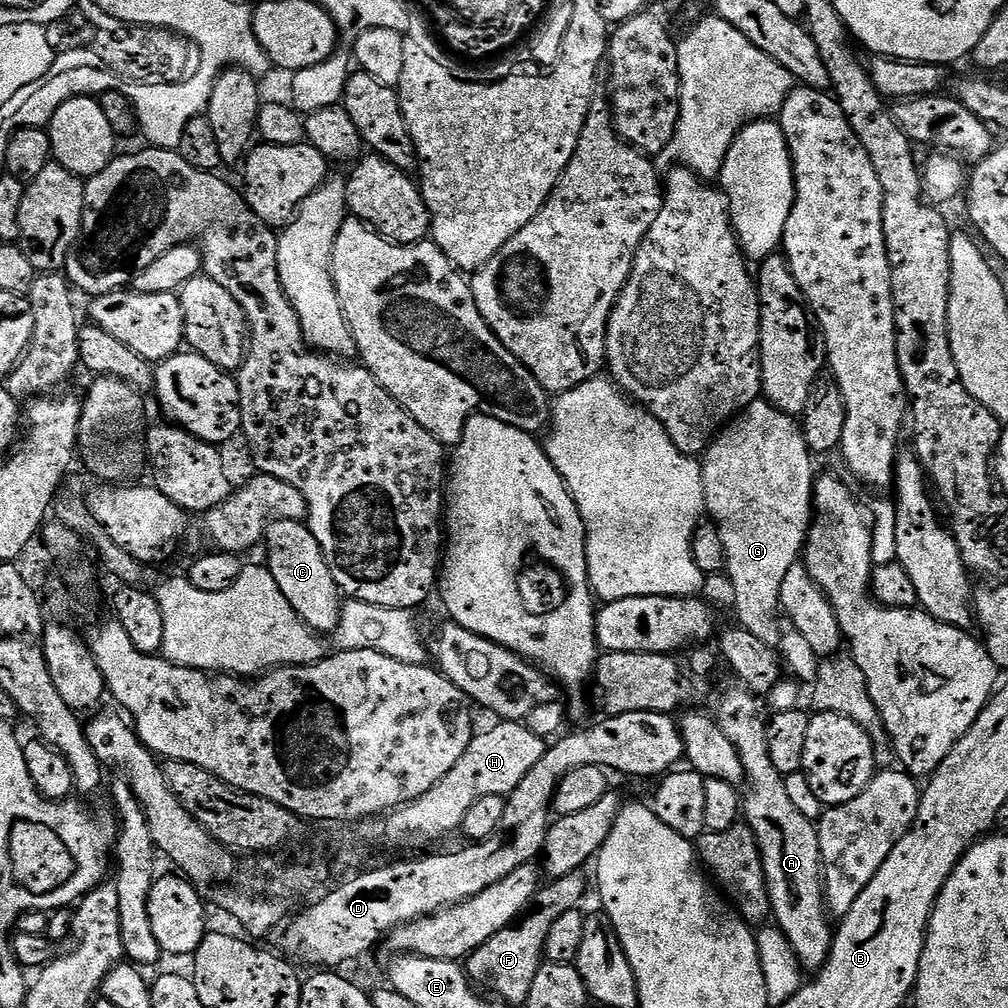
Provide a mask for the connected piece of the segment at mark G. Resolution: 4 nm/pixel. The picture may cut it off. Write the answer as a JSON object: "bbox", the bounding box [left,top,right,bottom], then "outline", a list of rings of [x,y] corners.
{"bbox":[701,398,816,649],"outline":[[[761,398],[719,433],[709,445],[701,465],[705,511],[719,530],[726,550],[724,572],[732,584],[737,623],[774,649],[779,649],[784,629],[779,614],[781,584],[790,567],[799,561],[814,518],[812,492],[816,470],[812,460],[813,453],[806,446],[803,429],[795,417],[786,415]]]}

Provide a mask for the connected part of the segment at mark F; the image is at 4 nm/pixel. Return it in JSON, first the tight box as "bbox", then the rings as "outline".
{"bbox":[466,871,590,1006],"outline":[[[583,871],[571,872],[561,880],[552,880],[549,888],[548,885],[541,887],[523,919],[511,924],[509,928],[503,928],[498,934],[494,934],[494,938],[478,946],[478,950],[474,950],[466,960],[468,979],[473,985],[481,989],[489,988],[492,991],[489,993],[499,994],[505,1001],[508,999],[520,1006],[527,1005],[530,986],[534,986],[534,977],[546,960],[544,947],[546,938],[550,938],[550,926],[554,926],[554,922],[558,922],[562,914],[577,911],[588,892],[588,884],[590,888],[589,877],[587,880],[584,875]]]}

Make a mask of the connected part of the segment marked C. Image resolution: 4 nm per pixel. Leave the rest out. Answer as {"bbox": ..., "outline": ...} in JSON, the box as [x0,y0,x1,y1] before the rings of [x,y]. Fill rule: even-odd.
{"bbox":[263,520,342,634],"outline":[[[272,520],[267,525],[263,543],[268,544],[268,572],[278,582],[278,590],[286,594],[286,602],[300,619],[317,634],[325,634],[340,628],[342,593],[330,574],[330,566],[324,557],[318,538],[307,523],[298,520]]]}

